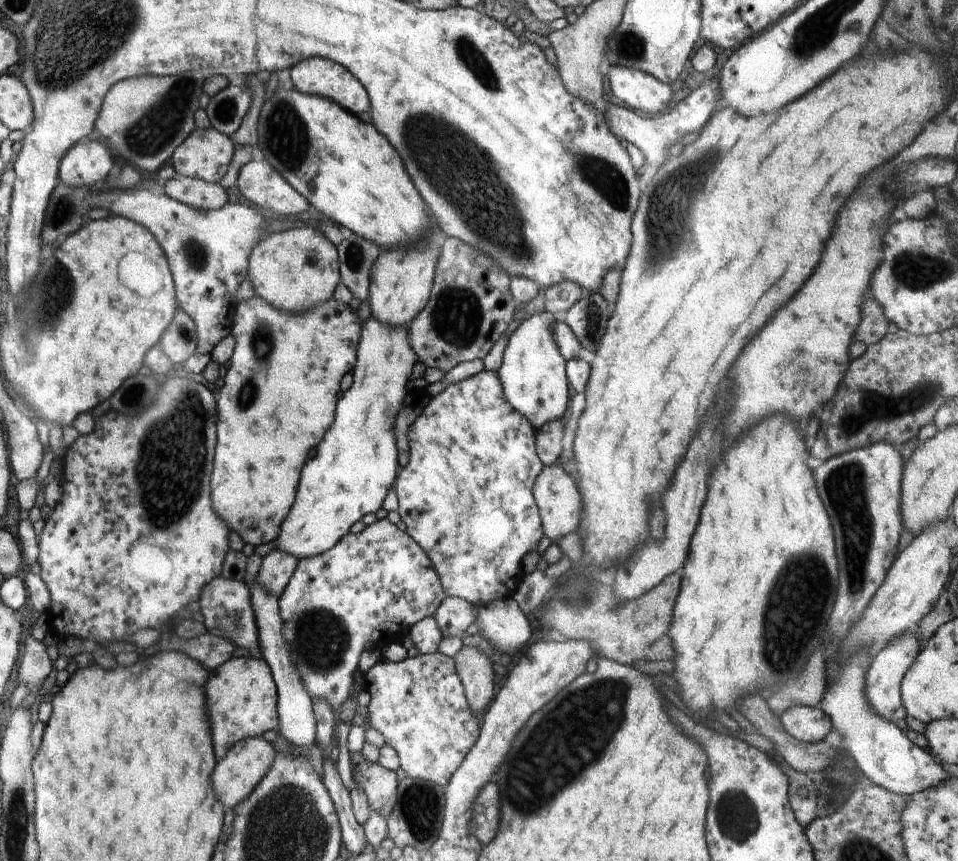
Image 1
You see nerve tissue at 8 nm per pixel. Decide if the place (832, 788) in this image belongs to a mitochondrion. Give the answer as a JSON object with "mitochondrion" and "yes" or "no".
{"mitochondrion":"yes"}

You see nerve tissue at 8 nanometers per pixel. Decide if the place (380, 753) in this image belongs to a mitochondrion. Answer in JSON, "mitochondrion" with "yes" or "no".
{"mitochondrion":"no"}

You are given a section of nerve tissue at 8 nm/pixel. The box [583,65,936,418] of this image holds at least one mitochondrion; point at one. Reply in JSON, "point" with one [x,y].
{"point":[670,208]}

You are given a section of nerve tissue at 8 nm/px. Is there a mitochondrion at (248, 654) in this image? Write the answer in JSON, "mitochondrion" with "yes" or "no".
{"mitochondrion":"no"}

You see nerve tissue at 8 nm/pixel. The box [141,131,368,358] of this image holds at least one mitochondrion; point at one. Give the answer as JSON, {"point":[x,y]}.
{"point":[195,253]}

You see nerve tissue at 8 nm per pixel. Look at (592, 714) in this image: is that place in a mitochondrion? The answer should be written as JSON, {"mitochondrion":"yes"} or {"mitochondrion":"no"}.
{"mitochondrion":"yes"}

